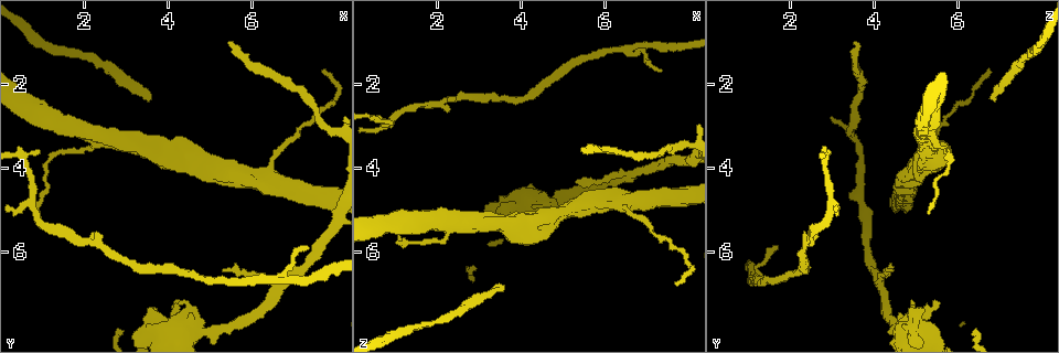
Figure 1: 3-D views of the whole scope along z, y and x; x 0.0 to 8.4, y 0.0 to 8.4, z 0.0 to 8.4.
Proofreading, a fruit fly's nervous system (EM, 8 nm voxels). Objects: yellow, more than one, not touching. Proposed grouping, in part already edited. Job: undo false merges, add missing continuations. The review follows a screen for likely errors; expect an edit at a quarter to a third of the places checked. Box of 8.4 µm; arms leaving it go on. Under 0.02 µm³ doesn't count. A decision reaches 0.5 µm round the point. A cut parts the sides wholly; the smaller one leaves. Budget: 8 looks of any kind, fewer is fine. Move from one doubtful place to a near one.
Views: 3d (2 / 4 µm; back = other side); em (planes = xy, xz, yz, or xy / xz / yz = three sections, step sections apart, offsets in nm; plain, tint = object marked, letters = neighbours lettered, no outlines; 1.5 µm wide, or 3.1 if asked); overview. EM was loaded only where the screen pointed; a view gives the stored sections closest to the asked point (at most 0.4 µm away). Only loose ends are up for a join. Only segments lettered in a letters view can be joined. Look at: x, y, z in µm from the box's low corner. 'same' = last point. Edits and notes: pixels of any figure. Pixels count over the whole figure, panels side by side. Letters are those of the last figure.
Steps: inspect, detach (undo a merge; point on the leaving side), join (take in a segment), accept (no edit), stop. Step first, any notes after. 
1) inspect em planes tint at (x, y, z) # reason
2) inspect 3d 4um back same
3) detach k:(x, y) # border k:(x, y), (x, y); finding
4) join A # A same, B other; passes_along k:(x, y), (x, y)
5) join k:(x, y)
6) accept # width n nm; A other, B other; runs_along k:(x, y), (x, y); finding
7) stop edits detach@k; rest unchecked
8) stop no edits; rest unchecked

inspect em planes plain at (7.70, 1.70, 6.70) # tapers out

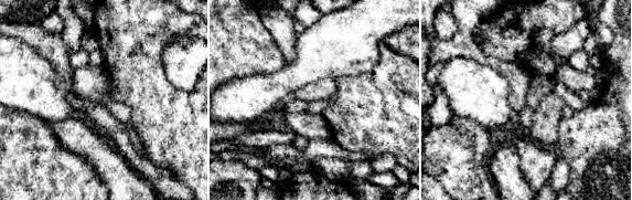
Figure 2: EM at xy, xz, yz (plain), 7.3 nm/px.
inspect em planes tint same # with the object marked

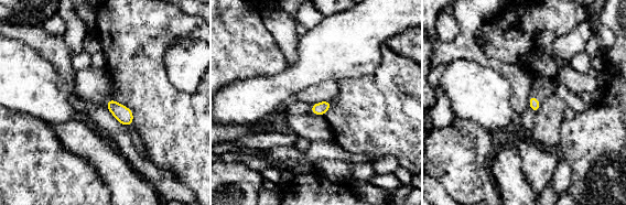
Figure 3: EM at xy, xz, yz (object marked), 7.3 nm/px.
inspect em planes letters same

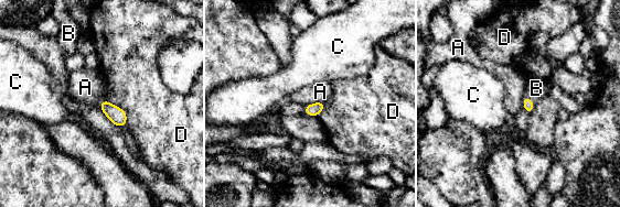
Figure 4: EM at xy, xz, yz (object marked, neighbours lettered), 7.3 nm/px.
join B # width 90 nm; longest_contact D 240 nm; A other, B same, C other, D other; it goes on there

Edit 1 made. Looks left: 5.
inspect overview

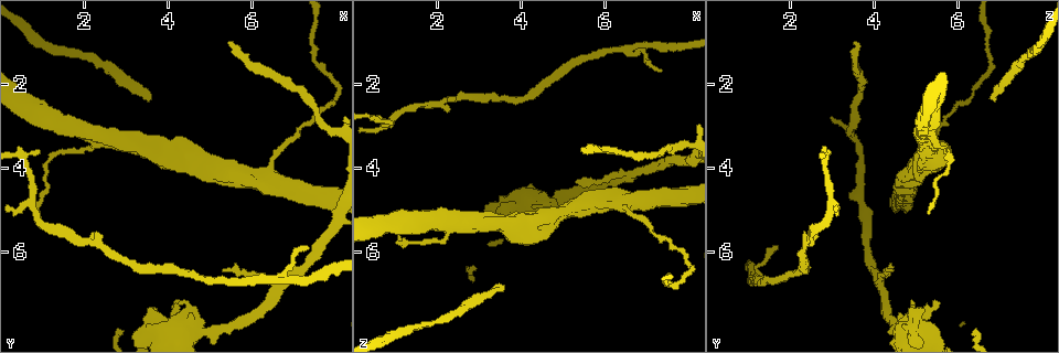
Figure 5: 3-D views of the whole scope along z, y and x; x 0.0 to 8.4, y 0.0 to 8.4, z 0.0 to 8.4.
inspect 3d 2um at (3.50, 2.45, 6.85) # tapers out

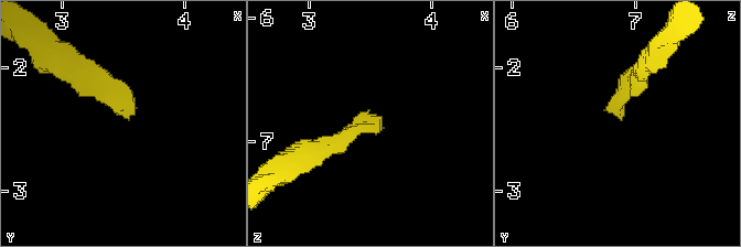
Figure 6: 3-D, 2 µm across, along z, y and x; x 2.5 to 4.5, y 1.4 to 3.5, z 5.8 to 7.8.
inspect em planes tint at (3.52, 2.44, 6.88) # now the EM

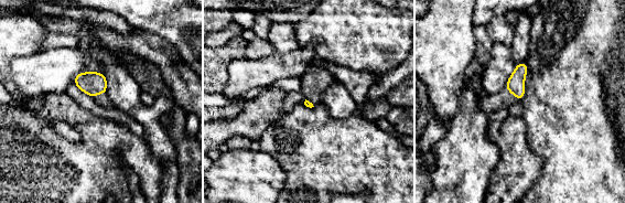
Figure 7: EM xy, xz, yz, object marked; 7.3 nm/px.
inspect em planes letters same # what lies round it

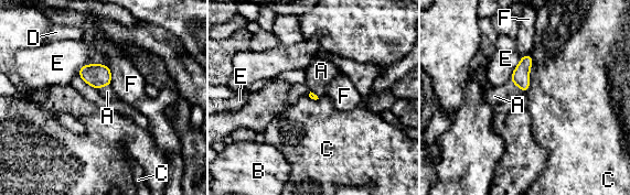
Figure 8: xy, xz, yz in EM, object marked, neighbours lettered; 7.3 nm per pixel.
join A # longest_contact C 300 nm; A same, B other, C other, D other, E other, F other; passes_along 8:(520, 76), (516, 85), (494, 96); it goes on there

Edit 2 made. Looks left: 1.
stop edits join@4, join@8; rest unchecked

